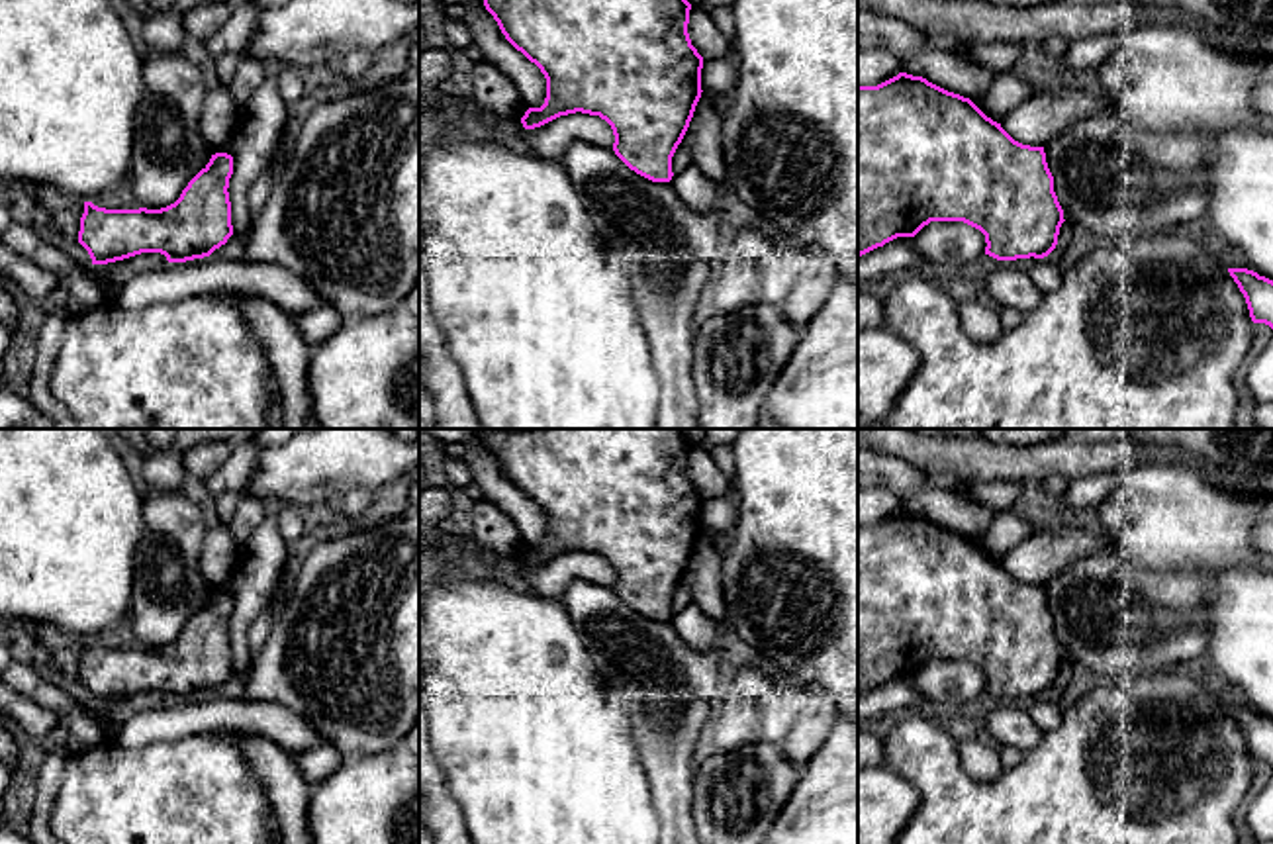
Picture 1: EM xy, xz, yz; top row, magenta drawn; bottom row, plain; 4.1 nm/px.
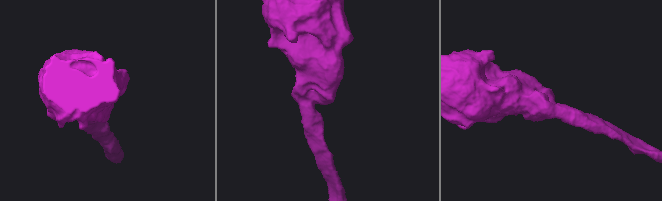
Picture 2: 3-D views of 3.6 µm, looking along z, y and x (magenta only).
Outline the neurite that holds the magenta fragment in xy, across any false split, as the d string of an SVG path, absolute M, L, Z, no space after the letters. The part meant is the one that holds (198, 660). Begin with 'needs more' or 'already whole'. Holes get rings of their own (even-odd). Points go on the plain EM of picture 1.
already whole; M215 591L166 646L106 648L84 640L78 681L92 703L141 691L161 691L168 701L210 695L233 674L227 631L231 613L233 595Z

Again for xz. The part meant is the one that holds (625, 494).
already whole; M682 429L486 431L484 445L546 517L544 542L521 556L525 568L576 550L599 554L613 568L615 593L631 609L652 621L672 619L672 595L703 531L703 495L687 472L691 443Z

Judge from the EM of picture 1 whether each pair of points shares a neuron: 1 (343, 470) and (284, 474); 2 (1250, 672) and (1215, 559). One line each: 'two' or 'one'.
1: one
2: one

